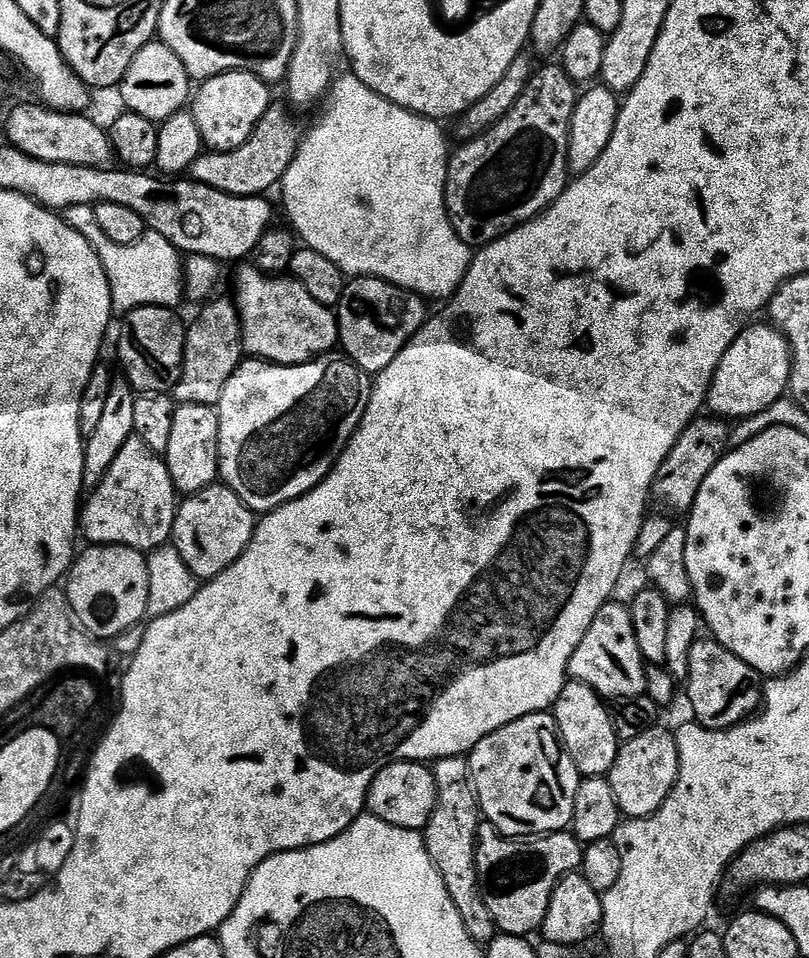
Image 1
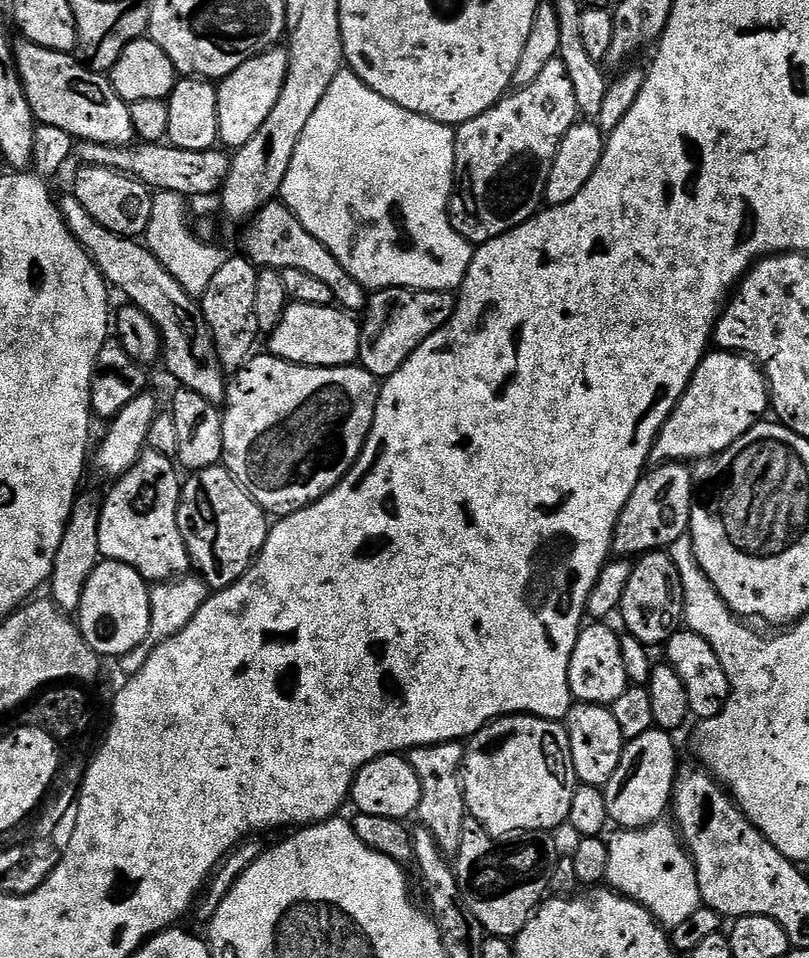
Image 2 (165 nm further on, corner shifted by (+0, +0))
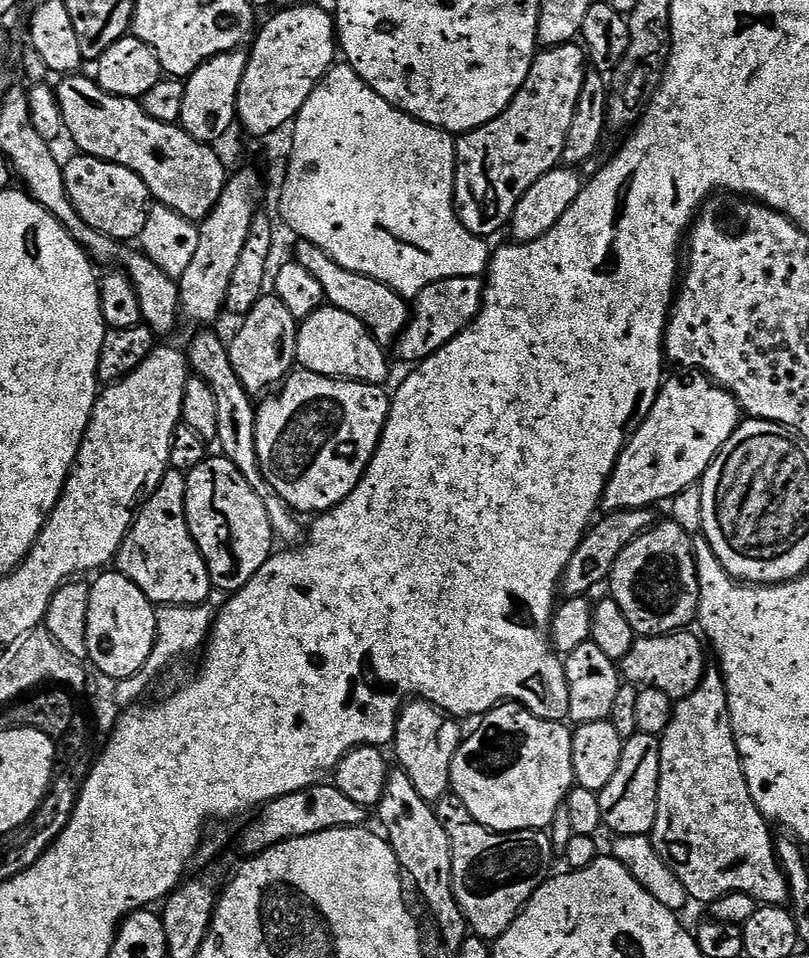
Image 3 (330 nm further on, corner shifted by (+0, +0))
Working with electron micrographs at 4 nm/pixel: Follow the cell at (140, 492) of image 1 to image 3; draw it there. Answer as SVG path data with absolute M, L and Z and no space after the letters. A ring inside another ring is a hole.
M169 470L162 478L158 490L150 499L140 505L136 521L126 534L122 546L114 561L115 571L120 572L153 605L197 604L202 602L214 590L206 562L190 534L186 522L186 486L185 473Z

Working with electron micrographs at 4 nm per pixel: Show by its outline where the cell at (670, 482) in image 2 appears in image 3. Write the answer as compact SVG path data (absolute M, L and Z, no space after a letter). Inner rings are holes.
M628 508L624 512L607 513L603 517L605 520L603 518L597 519L582 538L574 558L564 571L563 595L568 598L588 596L591 593L591 588L598 587L603 580L605 583L612 575L612 567L618 554L622 554L622 550L626 550L626 546L630 546L630 542L634 542L634 538L650 531L658 522L658 516L655 516L654 513L652 508Z

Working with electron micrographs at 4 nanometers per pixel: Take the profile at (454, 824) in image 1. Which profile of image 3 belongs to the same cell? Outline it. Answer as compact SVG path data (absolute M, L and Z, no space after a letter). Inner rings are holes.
M415 698L407 701L400 710L400 717L396 723L396 760L399 771L414 782L414 790L422 794L422 798L429 802L435 802L449 795L452 779L450 778L450 766L454 754L460 748L462 731L453 717L435 708L430 702Z

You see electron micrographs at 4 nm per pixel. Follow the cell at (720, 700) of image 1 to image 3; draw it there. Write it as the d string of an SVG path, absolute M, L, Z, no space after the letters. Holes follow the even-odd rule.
M681 630L672 632L669 636L639 637L634 642L630 654L626 654L626 658L619 661L618 667L623 679L640 688L662 690L662 694L668 695L673 702L684 700L698 690L706 671L705 641L695 631L693 632L692 630Z

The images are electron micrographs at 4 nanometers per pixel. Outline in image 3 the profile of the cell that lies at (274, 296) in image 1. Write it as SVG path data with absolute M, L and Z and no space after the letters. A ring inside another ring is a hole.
M331 306L319 308L299 321L296 330L296 363L303 371L319 376L383 385L388 376L388 356L384 352L387 352L385 345L379 344L354 314L346 314L346 310Z

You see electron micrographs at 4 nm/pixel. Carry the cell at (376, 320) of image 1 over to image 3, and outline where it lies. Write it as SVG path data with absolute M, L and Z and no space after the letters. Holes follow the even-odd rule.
M478 276L462 278L446 278L442 282L434 282L426 286L414 297L410 308L410 319L403 335L395 341L394 349L404 360L419 362L430 358L446 342L450 342L462 330L466 330L476 321L480 307L484 301L485 281Z

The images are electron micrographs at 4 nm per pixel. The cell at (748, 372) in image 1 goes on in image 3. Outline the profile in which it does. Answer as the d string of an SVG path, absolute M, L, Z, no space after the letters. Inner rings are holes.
M698 371L680 375L684 376L669 375L665 379L650 414L624 445L604 491L602 508L605 513L624 512L628 508L652 508L659 500L671 501L703 477L704 471L712 465L712 460L720 453L722 446L742 423L740 403L716 381Z

